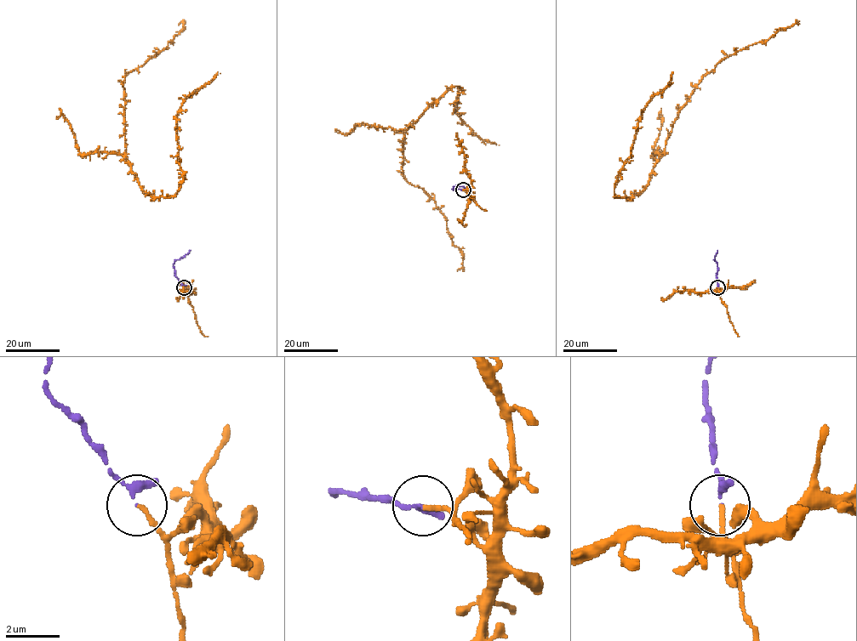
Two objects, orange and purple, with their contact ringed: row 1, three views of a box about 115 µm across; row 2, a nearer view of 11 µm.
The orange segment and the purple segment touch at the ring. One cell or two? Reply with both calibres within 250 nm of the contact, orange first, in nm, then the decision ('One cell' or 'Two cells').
Thickness 150 nm (orange) against 170 nm. One cell

